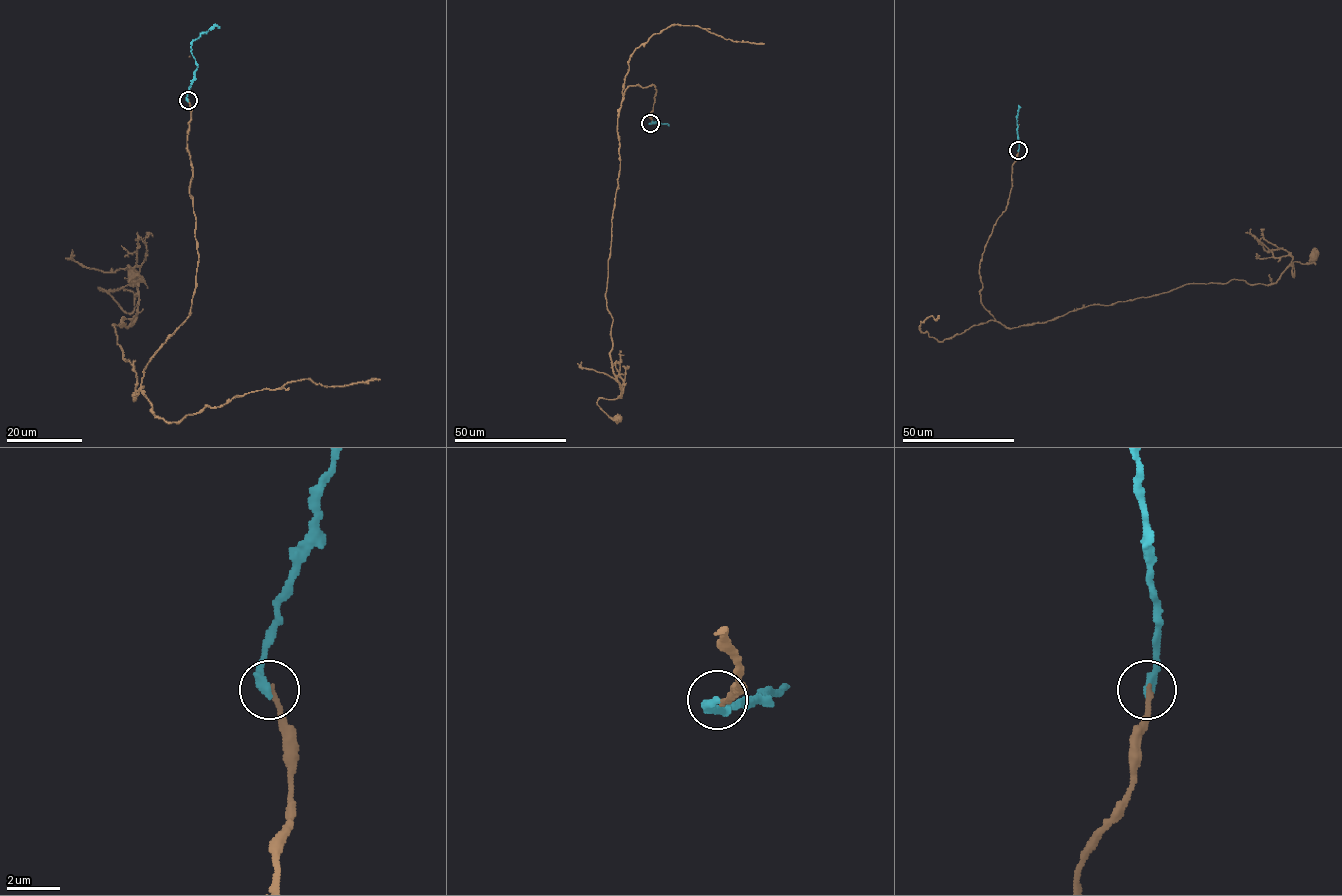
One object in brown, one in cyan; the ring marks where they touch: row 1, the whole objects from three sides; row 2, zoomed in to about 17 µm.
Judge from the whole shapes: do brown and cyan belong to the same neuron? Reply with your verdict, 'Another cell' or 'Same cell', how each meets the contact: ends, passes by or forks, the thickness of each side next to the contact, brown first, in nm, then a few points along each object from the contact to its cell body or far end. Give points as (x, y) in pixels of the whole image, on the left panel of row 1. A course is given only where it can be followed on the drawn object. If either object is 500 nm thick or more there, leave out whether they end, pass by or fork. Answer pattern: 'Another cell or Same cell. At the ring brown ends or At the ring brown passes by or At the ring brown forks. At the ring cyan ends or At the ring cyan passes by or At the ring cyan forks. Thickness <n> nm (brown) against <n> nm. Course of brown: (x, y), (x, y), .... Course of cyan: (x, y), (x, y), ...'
Another cell. At the ring brown ends. At the ring cyan ends. Thickness 190 nm (brown) against 360 nm. Course of brown: (188, 100), (196, 285), (133, 400), (113, 325), (134, 319), (137, 294), (126, 312), (98, 288), (132, 279). Course of cyan: (187, 100), (188, 87), (197, 68), (191, 43), (216, 25), (220, 27)

